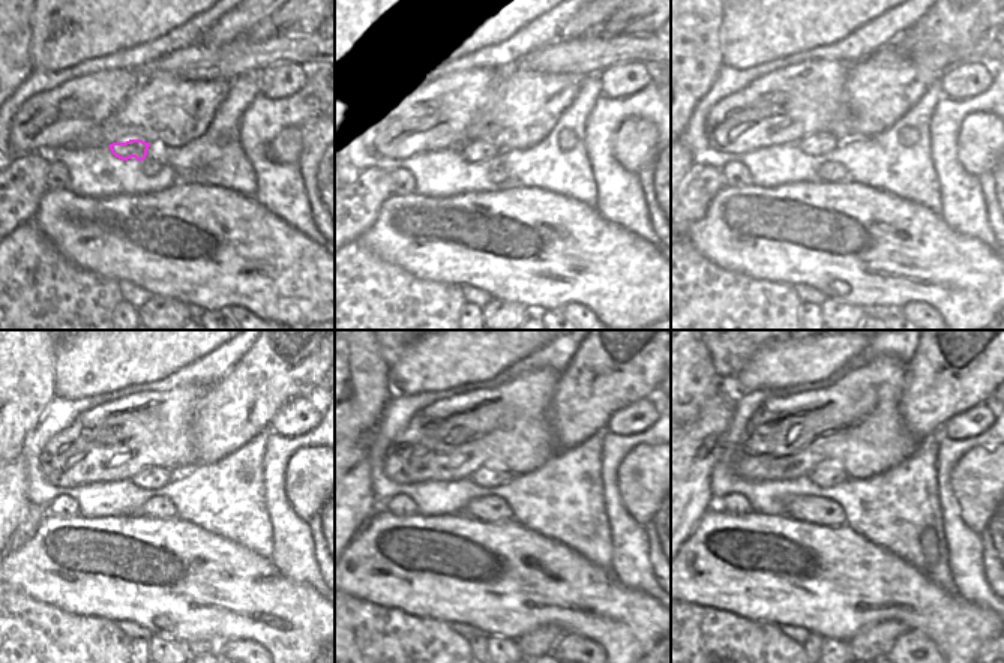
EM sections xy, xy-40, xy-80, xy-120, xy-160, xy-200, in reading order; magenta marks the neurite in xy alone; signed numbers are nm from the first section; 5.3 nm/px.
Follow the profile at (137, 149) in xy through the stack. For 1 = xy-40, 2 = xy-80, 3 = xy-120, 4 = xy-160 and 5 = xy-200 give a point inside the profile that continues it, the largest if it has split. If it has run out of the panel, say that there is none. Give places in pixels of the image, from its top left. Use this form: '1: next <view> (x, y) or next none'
1: next xy-40 (473, 149)
2: next xy-80 (823, 143)
3: next xy-120 (152, 477)
4: next xy-160 (486, 476)
5: next xy-200 (824, 474)

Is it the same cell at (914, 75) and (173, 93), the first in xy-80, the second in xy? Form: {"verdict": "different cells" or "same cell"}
{"verdict": "same cell"}

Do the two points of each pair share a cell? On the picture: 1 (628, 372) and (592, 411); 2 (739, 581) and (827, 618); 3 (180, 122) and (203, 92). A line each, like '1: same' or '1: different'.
1: same
2: same
3: same

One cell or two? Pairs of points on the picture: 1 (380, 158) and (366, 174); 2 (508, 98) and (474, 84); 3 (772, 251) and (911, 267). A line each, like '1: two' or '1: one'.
1: two
2: two
3: one

